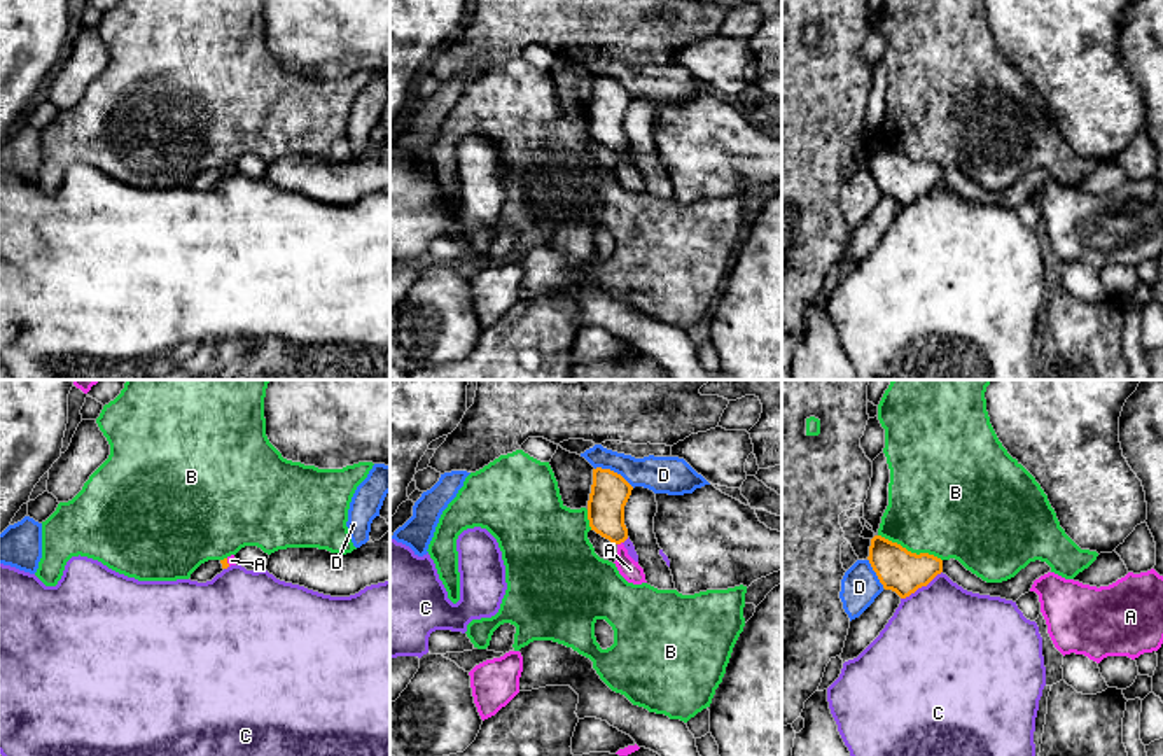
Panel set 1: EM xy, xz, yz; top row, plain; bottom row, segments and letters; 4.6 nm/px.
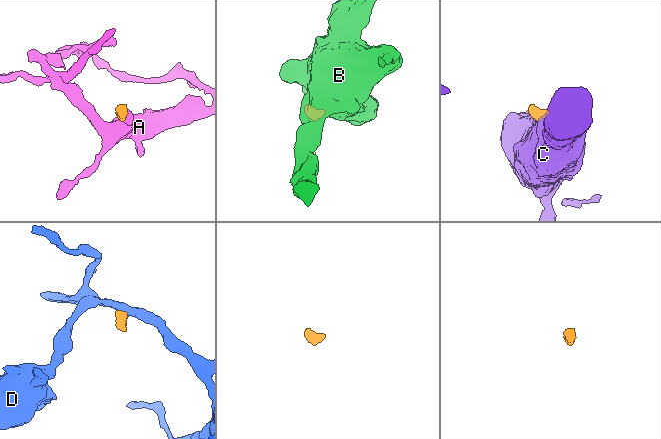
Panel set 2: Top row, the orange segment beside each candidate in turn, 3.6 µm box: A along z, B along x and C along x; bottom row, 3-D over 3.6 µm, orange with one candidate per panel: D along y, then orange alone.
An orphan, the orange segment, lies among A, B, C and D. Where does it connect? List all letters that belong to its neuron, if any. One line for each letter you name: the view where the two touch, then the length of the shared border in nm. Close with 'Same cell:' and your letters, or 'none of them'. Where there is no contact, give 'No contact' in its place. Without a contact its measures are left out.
A: Touches orange in xz. Shared border 30 nm
Same cell: A

